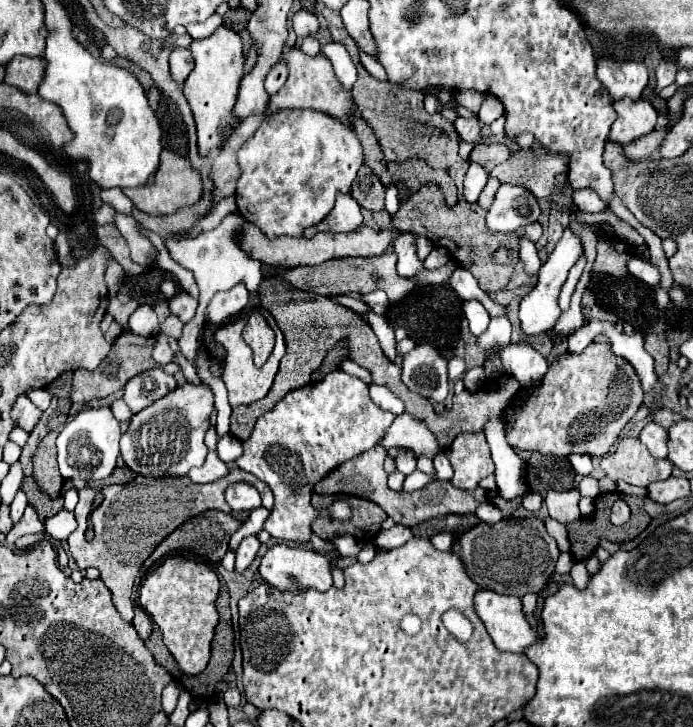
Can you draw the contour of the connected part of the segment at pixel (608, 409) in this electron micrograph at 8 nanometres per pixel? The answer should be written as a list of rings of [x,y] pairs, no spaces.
[[[591,342],[583,352],[563,352],[553,360],[547,374],[537,386],[525,386],[527,398],[513,410],[513,406],[505,408],[505,440],[513,448],[533,450],[553,456],[569,456],[569,454],[589,454],[601,456],[611,450],[619,432],[631,422],[643,404],[643,390],[633,366],[611,352],[607,342]]]

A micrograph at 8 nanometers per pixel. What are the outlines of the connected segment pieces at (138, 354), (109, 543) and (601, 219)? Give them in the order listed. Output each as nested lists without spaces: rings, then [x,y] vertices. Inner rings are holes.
[[[111,298],[109,300],[109,308],[107,308],[107,314],[111,318],[115,318],[119,324],[121,324],[121,334],[119,338],[113,342],[111,346],[111,352],[107,354],[107,358],[97,366],[97,370],[75,370],[73,372],[73,384],[71,384],[71,402],[77,402],[77,404],[87,404],[95,398],[105,398],[109,394],[113,394],[115,390],[121,390],[133,376],[141,374],[143,370],[151,370],[151,368],[163,368],[167,374],[177,374],[181,372],[181,366],[175,364],[175,362],[169,362],[165,366],[157,364],[151,356],[153,352],[153,346],[155,346],[155,338],[149,336],[139,336],[135,332],[131,332],[129,328],[129,316],[135,312],[135,308],[139,308],[139,302],[135,300],[129,300],[129,302],[119,302],[119,298]]]
[[[231,468],[225,478],[209,482],[209,484],[195,484],[187,476],[181,476],[181,478],[171,478],[171,476],[169,478],[145,478],[145,476],[137,476],[133,482],[123,484],[123,486],[117,486],[117,484],[115,486],[105,486],[101,490],[105,500],[91,514],[95,536],[89,542],[89,540],[83,538],[83,532],[75,530],[67,538],[71,556],[75,558],[79,568],[93,566],[101,572],[101,580],[111,590],[113,604],[115,604],[117,612],[121,614],[121,618],[127,624],[131,624],[133,622],[131,594],[133,594],[133,584],[135,584],[135,578],[137,578],[143,562],[151,556],[151,552],[157,548],[157,544],[165,536],[169,536],[179,524],[183,524],[191,516],[197,516],[205,510],[229,512],[229,508],[223,500],[223,488],[227,488],[227,484],[233,484],[233,482],[253,484],[259,490],[261,498],[263,498],[263,506],[267,510],[273,508],[271,490],[259,478],[255,478],[253,474],[249,474],[241,468]]]
[[[612,210],[599,213],[578,212],[580,219],[589,224],[607,223],[614,228],[616,235],[630,246],[640,246],[645,243],[644,238],[626,222],[623,222]]]

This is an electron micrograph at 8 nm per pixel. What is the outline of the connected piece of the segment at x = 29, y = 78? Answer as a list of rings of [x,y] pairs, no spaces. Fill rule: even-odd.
[[[15,56],[15,60],[11,60],[11,64],[7,66],[5,82],[27,94],[37,94],[37,88],[45,76],[45,68],[47,60],[43,58]]]

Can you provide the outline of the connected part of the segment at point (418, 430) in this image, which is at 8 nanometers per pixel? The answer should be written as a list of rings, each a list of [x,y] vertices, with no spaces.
[[[401,414],[395,418],[393,426],[385,432],[383,442],[387,450],[389,448],[409,448],[417,456],[437,456],[437,442],[429,442],[429,432],[425,432],[423,426],[417,426],[415,420],[409,414]]]

